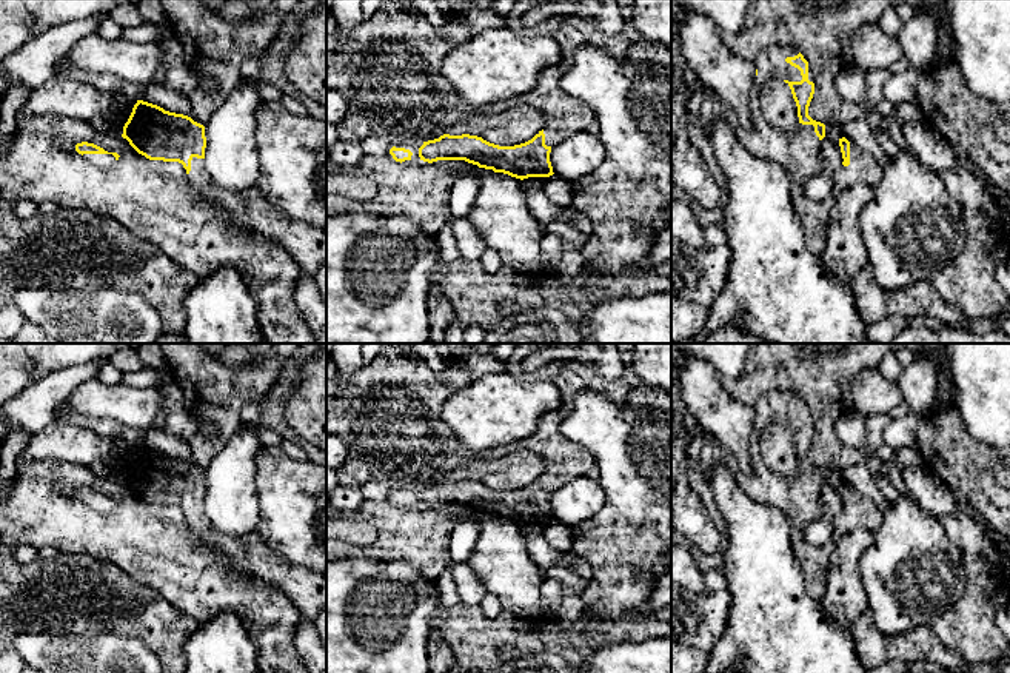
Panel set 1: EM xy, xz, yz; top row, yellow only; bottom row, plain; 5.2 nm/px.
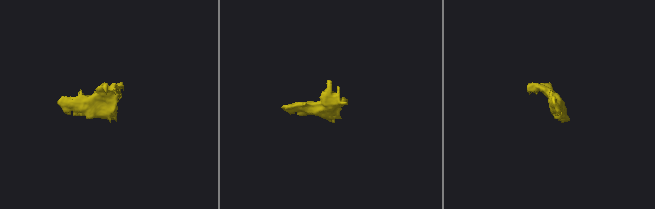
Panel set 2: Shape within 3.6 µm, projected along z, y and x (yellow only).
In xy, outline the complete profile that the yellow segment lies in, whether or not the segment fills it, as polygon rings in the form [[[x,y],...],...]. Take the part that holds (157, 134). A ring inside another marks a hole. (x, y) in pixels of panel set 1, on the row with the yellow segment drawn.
[[[137,100],[122,137],[149,160],[182,163],[191,186],[208,193],[228,213],[228,220],[236,228],[279,243],[302,271],[314,274],[326,262],[325,229],[288,217],[256,188],[225,191],[212,186],[205,169],[205,126],[191,117]]]

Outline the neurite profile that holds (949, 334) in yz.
[[[945,325],[941,331],[905,328],[888,343],[1010,343],[1010,334],[1001,330],[985,334],[973,334]]]

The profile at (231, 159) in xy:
[[[269,48],[240,66],[242,80],[203,125],[205,169],[214,188],[246,191],[256,188],[260,157],[256,143],[259,88]]]

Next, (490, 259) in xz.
[[[493,248],[485,249],[480,263],[487,273],[496,273],[503,266],[499,253]]]

